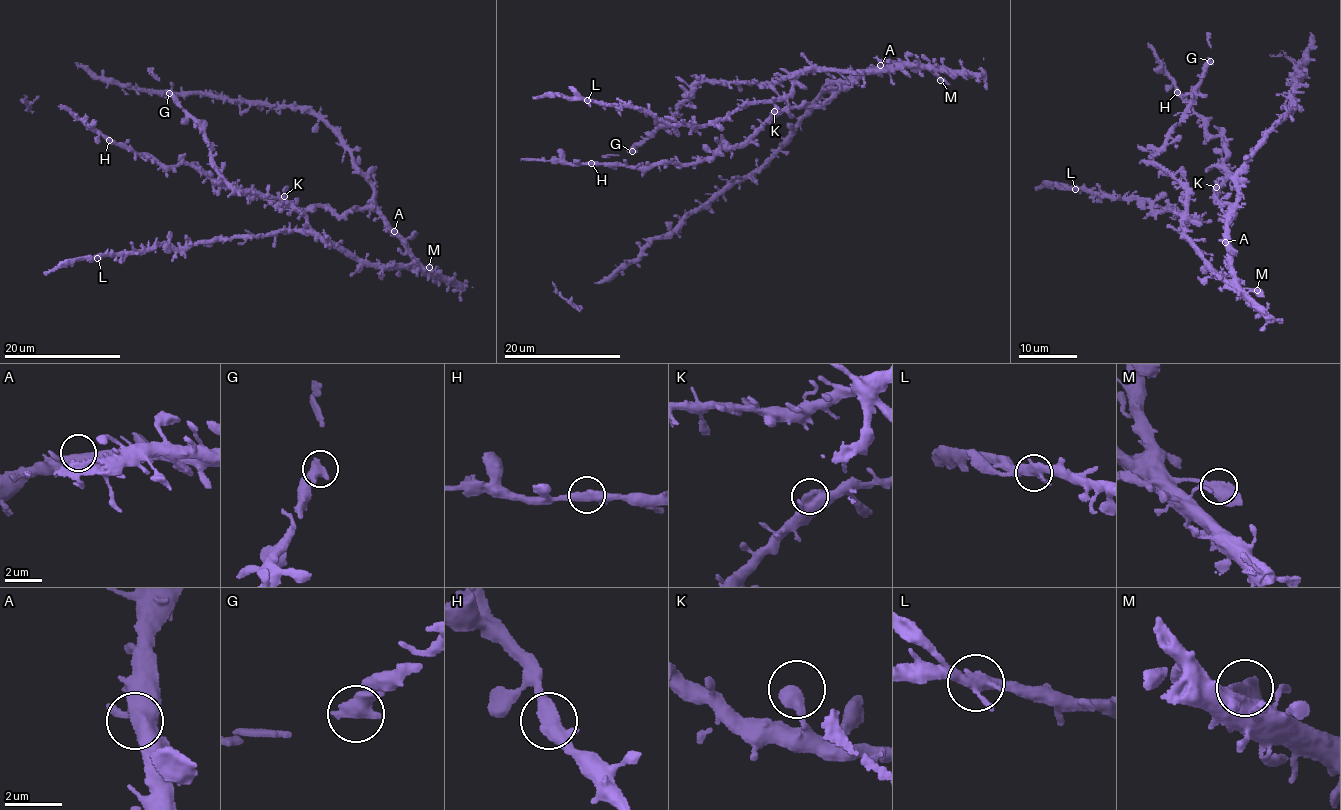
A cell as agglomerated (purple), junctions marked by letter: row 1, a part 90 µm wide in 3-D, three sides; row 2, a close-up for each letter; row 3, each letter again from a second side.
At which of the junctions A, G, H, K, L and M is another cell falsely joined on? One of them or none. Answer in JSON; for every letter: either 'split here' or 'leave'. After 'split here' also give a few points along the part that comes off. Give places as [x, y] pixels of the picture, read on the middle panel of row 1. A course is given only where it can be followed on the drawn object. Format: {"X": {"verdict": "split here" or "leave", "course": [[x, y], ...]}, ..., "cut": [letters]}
{"A": {"verdict": "leave"}, "G": {"verdict": "leave"}, "H": {"verdict": "leave"}, "K": {"verdict": "leave"}, "L": {"verdict": "leave"}, "M": {"verdict": "leave"}, "cut": []}

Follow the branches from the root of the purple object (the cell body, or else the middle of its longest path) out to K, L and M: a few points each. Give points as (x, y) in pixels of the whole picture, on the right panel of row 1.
K: (1229, 245), (1227, 233), (1232, 218), (1227, 215), (1229, 218), (1232, 207), (1216, 201), (1216, 187)
L: (1229, 245), (1231, 282), (1213, 276), (1186, 239), (1186, 223), (1197, 219), (1153, 208), (1144, 201), (1075, 189)
M: (1229, 245), (1230, 263), (1239, 285), (1257, 290)

